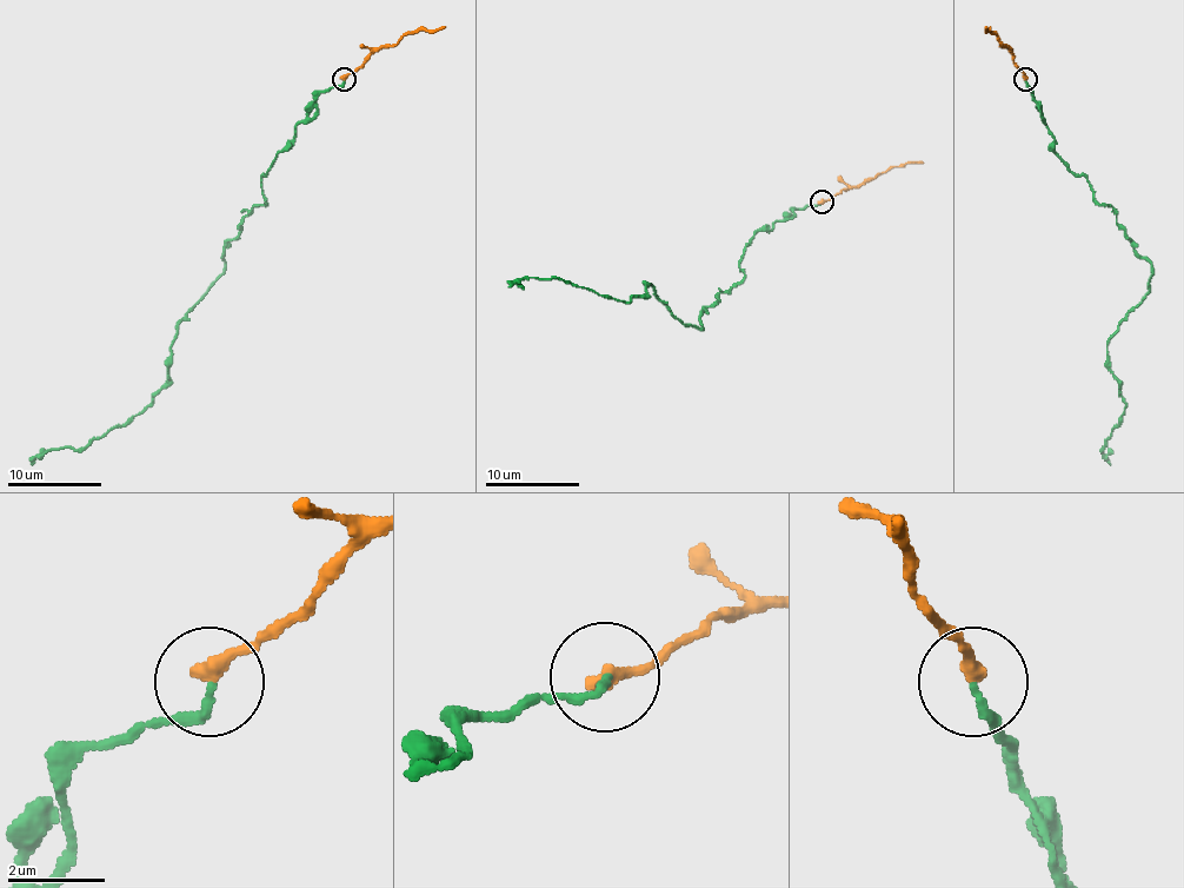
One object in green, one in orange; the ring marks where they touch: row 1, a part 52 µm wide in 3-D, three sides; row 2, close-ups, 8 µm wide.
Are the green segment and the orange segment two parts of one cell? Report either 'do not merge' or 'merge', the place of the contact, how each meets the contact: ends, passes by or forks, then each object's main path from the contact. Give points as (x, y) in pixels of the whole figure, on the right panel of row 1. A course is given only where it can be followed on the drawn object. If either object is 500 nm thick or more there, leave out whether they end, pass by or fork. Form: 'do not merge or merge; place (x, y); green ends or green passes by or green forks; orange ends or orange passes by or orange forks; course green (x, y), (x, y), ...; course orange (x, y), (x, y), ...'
do not merge; place (1025, 79); green ends; orange ends; course green (1024, 80), (1059, 159), (1113, 209), (1150, 264), (1148, 292), (1106, 346), (1125, 411), (1102, 446), (1111, 465); course orange (1024, 80), (1012, 54), (988, 26)

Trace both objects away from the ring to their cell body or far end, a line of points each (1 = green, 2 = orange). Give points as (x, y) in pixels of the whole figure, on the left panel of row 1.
1: (343, 80), (317, 97), (261, 178), (266, 204), (226, 244), (224, 271), (177, 325), (154, 399), (32, 465)
2: (343, 80), (371, 54), (394, 45), (408, 33), (446, 26)

